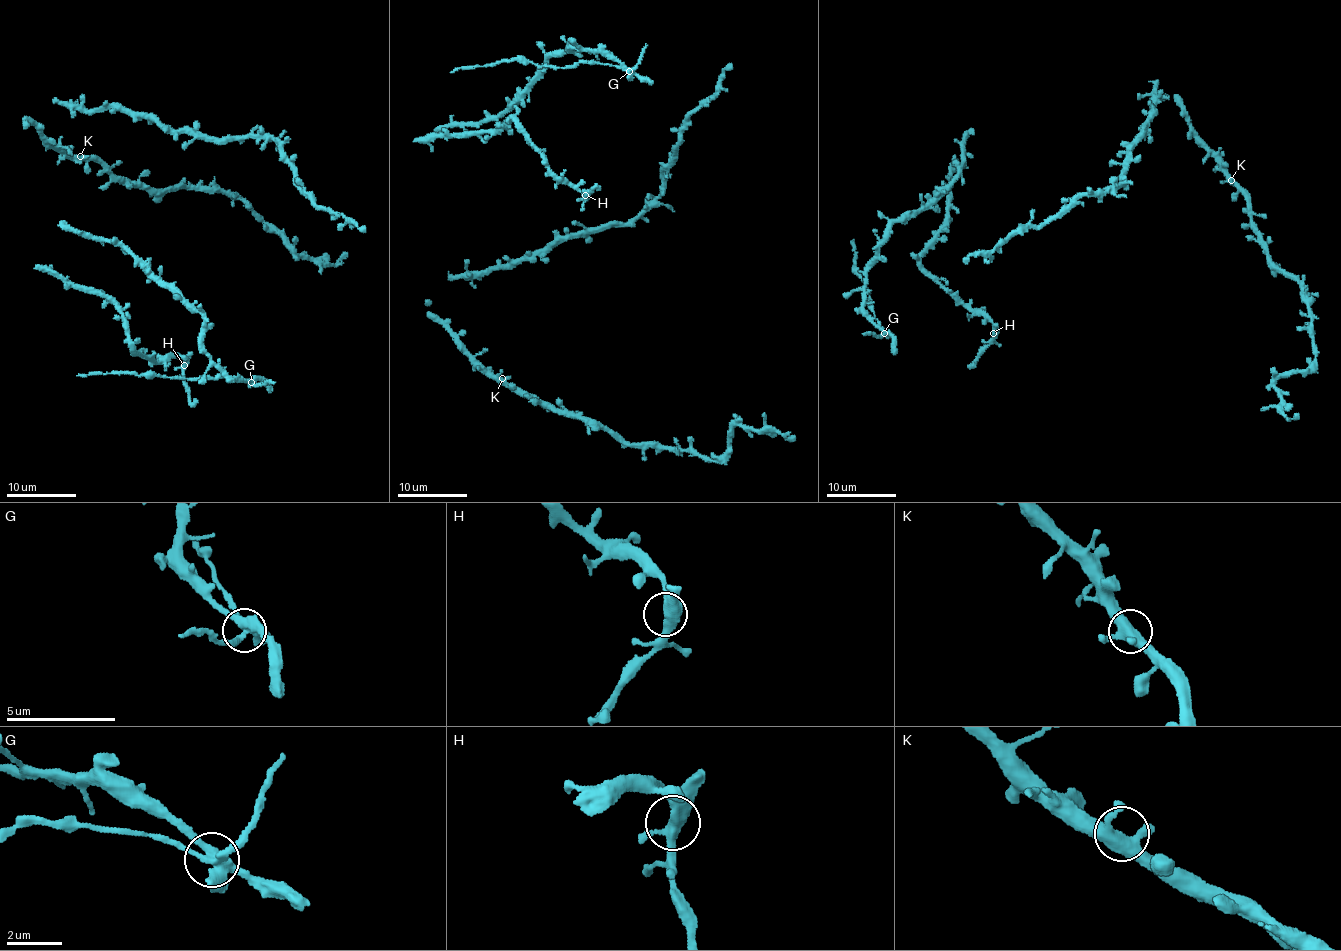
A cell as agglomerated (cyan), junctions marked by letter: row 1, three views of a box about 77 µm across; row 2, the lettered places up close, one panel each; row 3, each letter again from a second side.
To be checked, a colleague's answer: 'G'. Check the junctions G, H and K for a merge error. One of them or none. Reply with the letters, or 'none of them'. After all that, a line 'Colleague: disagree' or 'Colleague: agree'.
G
Colleague: agree

